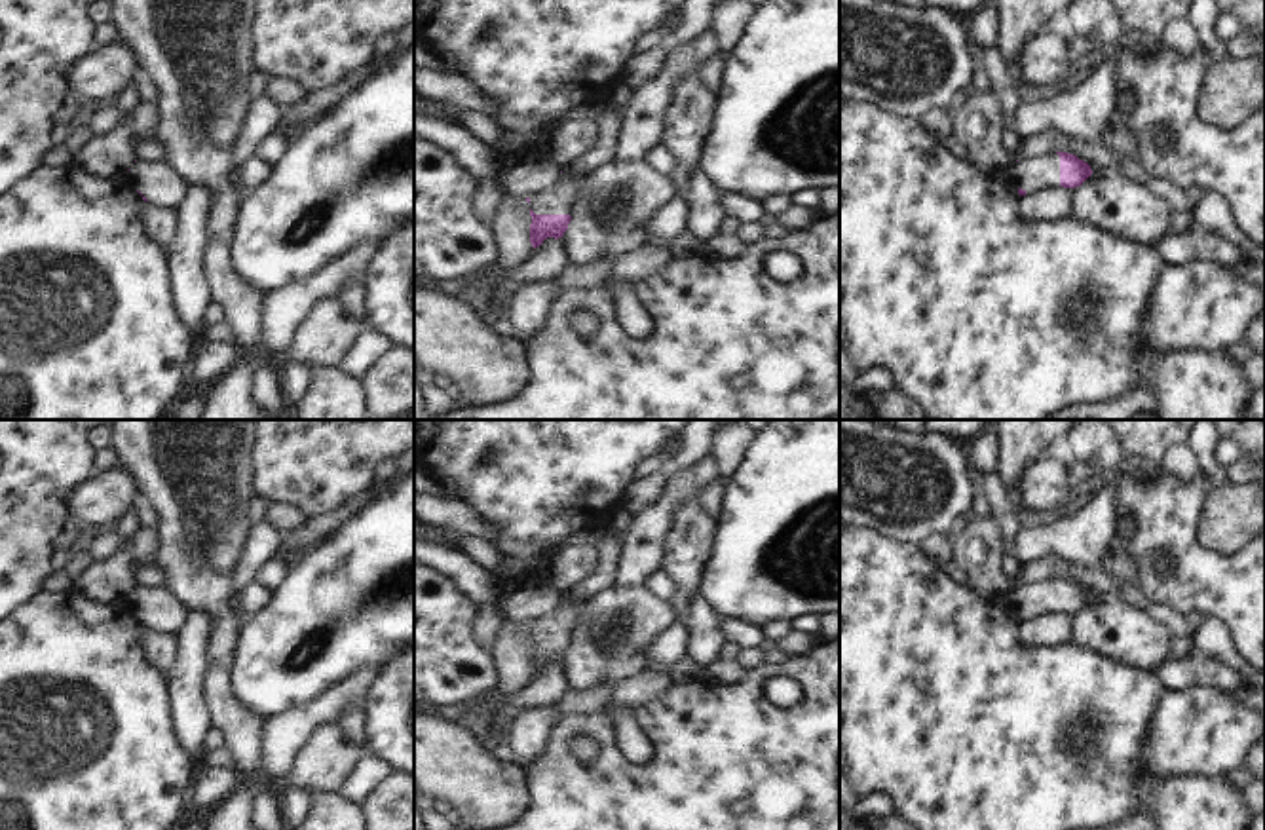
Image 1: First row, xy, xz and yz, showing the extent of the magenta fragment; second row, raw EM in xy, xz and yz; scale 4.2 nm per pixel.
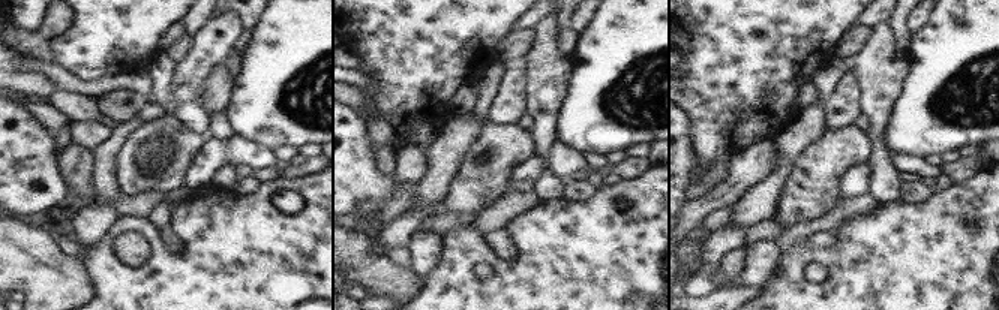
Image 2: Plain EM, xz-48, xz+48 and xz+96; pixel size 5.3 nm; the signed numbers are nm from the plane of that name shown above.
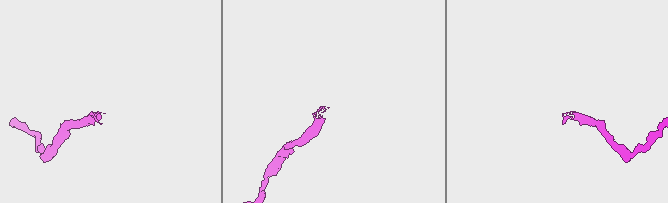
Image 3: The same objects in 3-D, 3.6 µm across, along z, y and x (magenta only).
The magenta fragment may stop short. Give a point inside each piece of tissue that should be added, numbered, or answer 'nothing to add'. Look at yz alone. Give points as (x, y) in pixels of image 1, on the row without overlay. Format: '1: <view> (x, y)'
1: yz (1030, 599)

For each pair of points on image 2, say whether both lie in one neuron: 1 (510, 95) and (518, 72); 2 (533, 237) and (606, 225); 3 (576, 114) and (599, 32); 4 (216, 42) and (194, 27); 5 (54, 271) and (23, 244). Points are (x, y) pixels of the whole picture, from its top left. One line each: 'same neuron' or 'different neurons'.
1: same neuron
2: same neuron
3: same neuron
4: different neurons
5: same neuron

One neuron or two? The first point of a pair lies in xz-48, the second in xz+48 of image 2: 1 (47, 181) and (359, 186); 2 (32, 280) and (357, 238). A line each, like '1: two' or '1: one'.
1: one
2: one

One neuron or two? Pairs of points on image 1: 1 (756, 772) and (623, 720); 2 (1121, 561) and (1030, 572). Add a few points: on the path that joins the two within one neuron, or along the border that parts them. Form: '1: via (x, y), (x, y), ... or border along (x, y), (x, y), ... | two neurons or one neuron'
1: border along (612, 724), (631, 762), (656, 754) | two neurons
2: border along (1100, 563), (1110, 574) | two neurons

